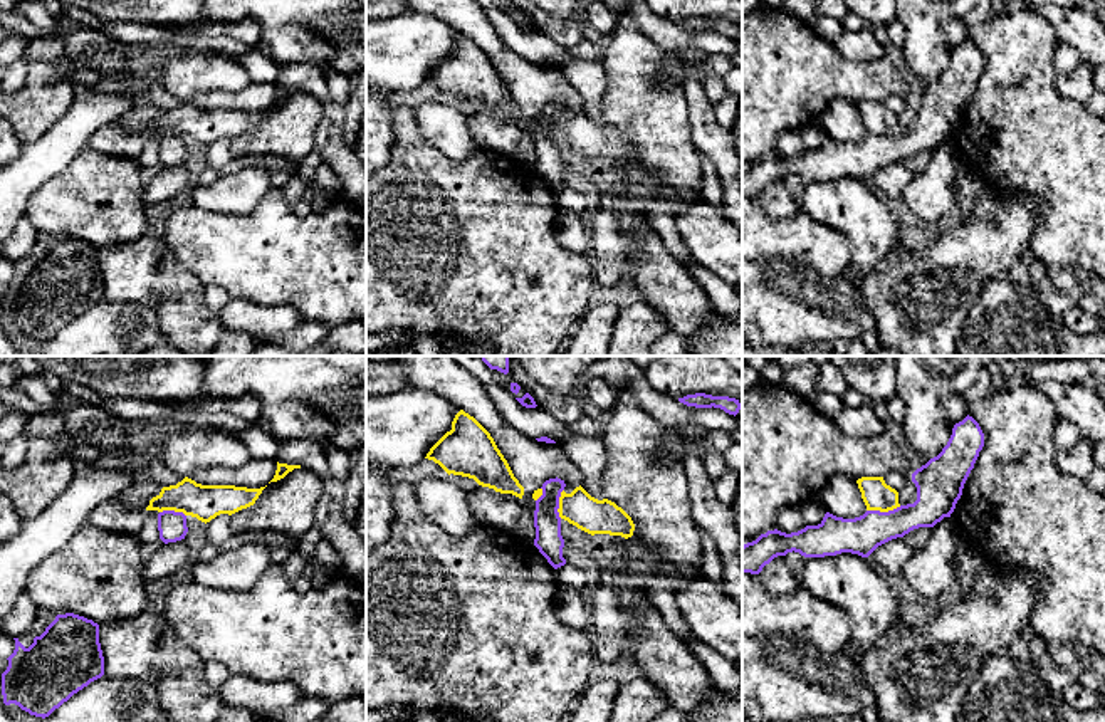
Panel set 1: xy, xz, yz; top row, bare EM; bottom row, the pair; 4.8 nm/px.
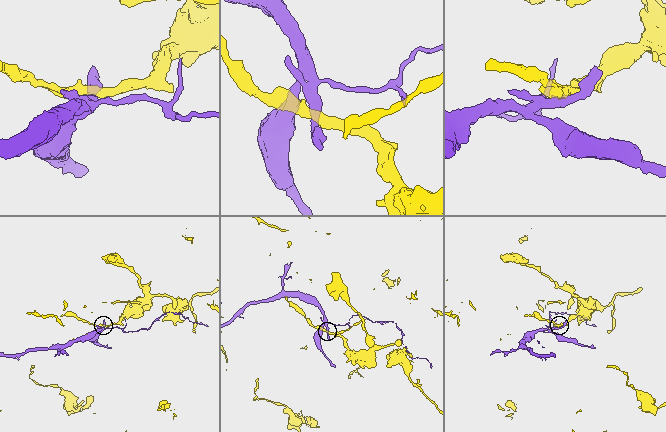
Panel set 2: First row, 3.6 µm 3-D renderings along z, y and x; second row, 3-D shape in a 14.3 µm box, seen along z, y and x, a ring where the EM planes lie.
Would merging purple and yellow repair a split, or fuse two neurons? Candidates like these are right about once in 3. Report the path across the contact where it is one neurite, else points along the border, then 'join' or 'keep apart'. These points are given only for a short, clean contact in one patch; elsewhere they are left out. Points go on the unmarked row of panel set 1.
border along yz (900, 130), (890, 135), (867, 135); keep apart

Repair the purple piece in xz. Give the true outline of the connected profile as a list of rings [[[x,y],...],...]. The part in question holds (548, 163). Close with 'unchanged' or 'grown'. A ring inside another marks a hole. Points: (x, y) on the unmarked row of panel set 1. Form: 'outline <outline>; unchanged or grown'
outline [[[549,102],[542,107],[542,119],[536,124],[534,170],[558,193],[566,188],[563,181],[564,163],[561,160],[559,121],[566,107],[561,102]]]; unchanged

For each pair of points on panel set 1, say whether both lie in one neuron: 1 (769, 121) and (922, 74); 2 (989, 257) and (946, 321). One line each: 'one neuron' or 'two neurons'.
1: two neurons
2: one neuron

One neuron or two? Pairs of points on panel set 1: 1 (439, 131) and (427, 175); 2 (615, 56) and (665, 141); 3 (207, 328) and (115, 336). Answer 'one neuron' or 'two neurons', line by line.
1: two neurons
2: one neuron
3: two neurons

